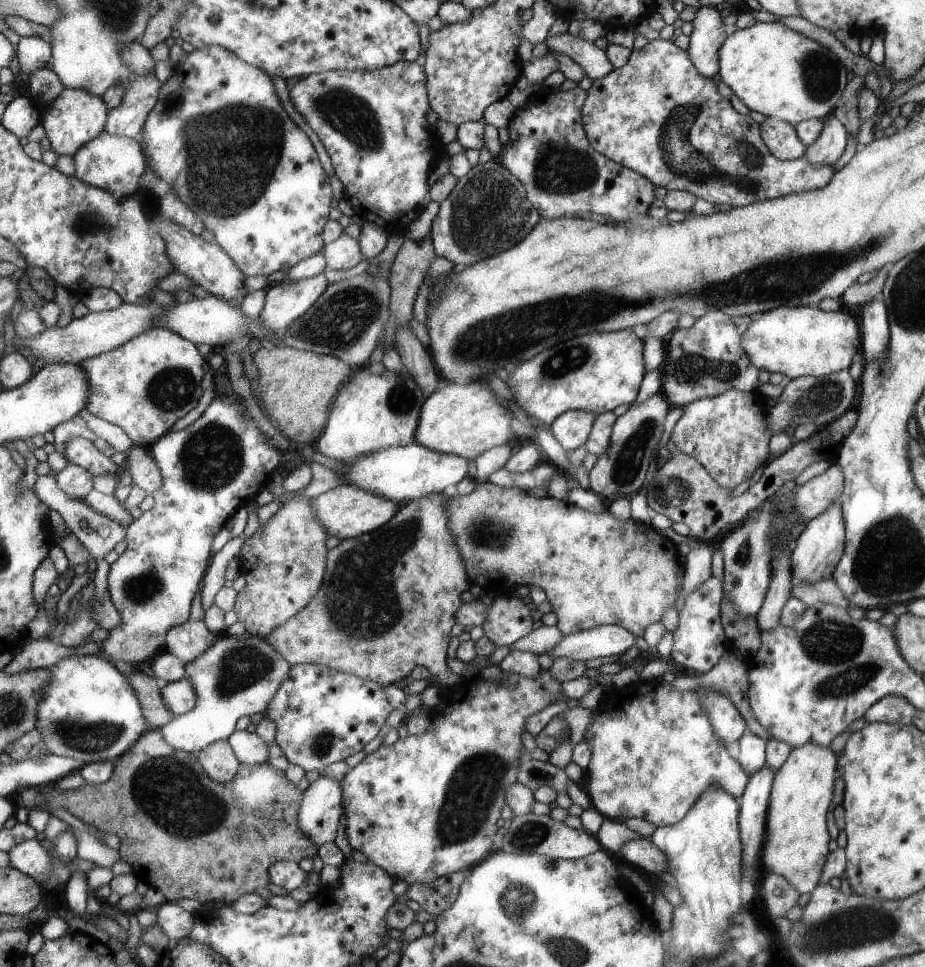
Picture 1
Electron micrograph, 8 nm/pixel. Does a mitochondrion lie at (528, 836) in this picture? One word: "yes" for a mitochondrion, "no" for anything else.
yes

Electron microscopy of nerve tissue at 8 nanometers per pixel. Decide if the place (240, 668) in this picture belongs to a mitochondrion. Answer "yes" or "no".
yes

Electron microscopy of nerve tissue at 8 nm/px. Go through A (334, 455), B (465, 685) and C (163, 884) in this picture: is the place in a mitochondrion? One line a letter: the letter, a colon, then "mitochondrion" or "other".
A: other
B: other
C: other

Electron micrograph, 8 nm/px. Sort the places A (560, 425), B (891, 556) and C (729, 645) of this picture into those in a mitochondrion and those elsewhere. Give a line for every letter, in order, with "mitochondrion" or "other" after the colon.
A: other
B: mitochondrion
C: other

